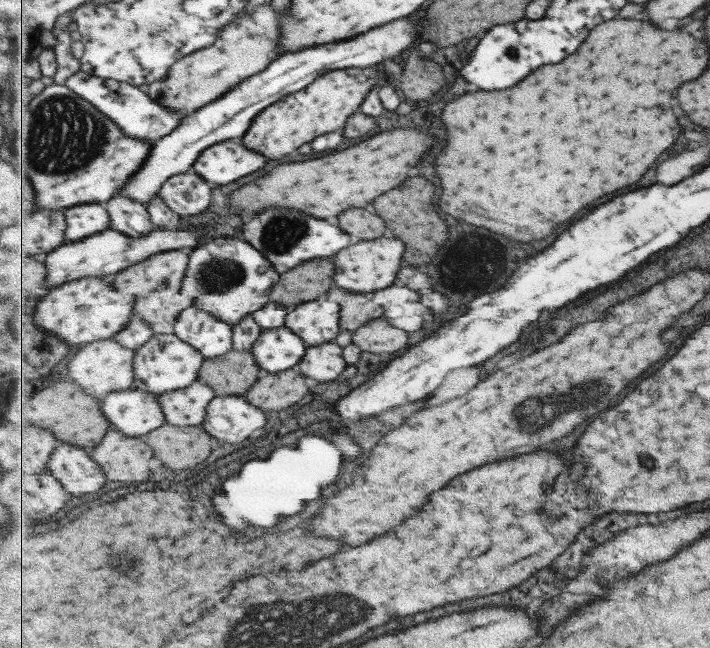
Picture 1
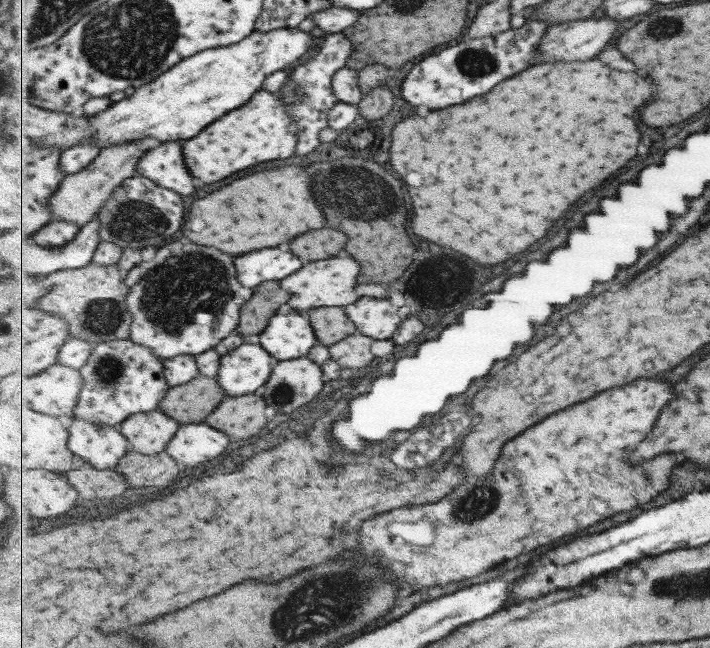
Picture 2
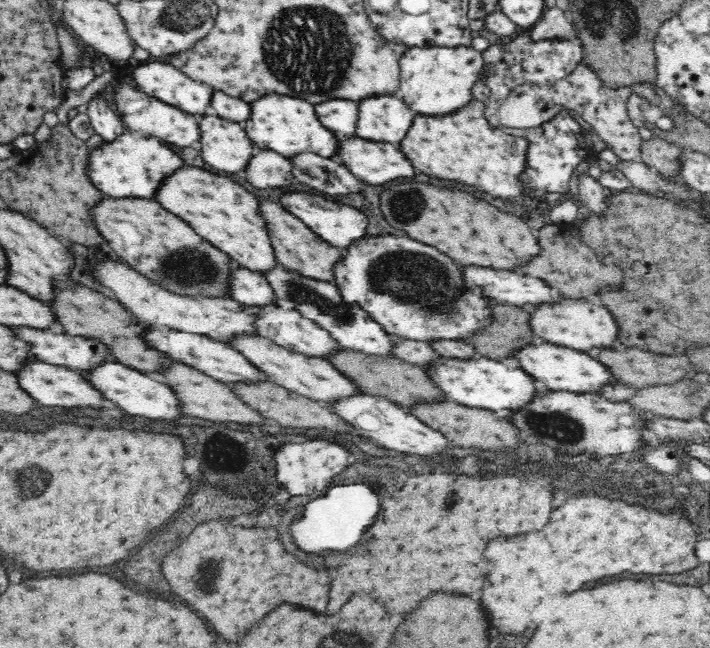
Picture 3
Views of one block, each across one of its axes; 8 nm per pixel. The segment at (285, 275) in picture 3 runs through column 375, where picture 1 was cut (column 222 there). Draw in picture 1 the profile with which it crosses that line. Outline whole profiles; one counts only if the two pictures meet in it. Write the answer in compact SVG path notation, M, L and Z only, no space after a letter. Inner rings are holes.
M191 305L179 315L174 333L199 349L203 357L209 360L223 357L223 354L234 349L233 330L231 323L221 321L197 305Z

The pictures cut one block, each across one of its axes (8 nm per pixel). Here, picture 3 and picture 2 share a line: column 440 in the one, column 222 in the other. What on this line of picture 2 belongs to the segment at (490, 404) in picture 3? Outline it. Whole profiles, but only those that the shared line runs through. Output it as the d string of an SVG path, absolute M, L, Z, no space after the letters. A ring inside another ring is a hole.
M249 340L221 358L217 376L227 396L245 396L266 386L278 360L258 341Z

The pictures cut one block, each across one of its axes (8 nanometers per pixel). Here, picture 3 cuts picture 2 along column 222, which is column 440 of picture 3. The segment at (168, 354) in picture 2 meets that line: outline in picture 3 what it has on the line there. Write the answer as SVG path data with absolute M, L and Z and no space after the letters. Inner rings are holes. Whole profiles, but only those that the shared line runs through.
M368 236L344 249L336 264L336 282L344 301L358 303L384 330L401 340L466 341L494 322L494 300L468 288L462 266L438 248L408 236Z

